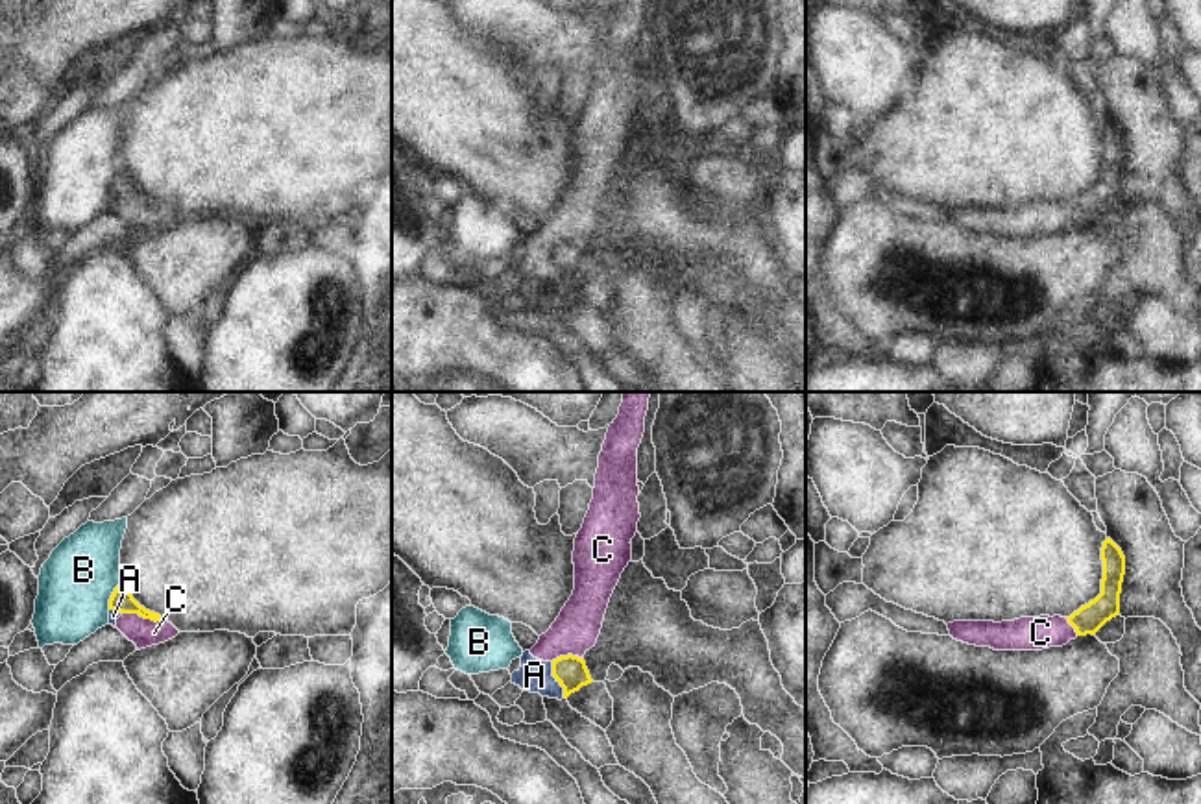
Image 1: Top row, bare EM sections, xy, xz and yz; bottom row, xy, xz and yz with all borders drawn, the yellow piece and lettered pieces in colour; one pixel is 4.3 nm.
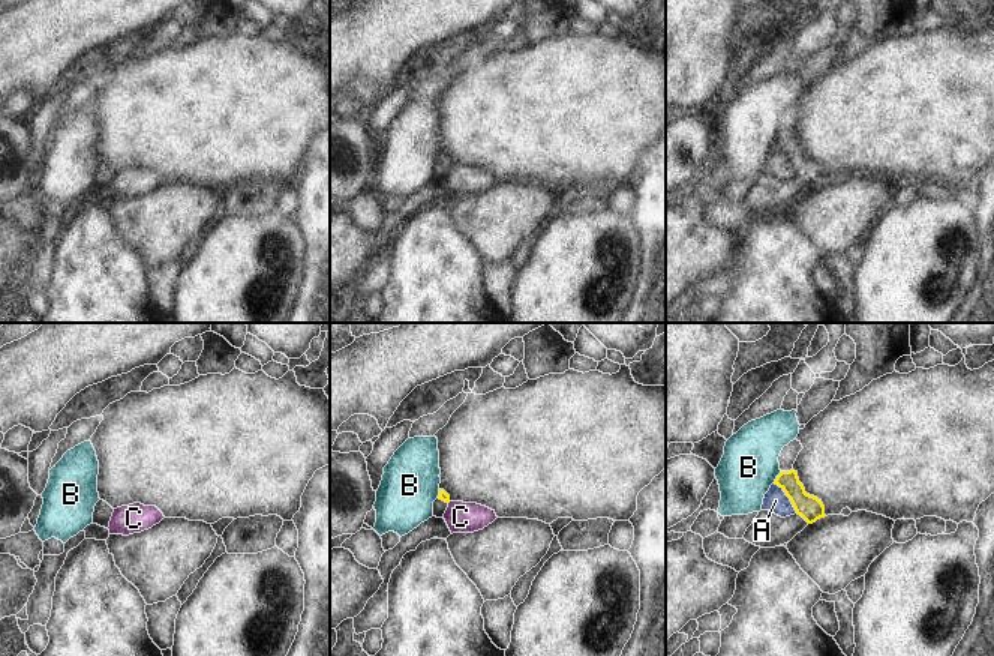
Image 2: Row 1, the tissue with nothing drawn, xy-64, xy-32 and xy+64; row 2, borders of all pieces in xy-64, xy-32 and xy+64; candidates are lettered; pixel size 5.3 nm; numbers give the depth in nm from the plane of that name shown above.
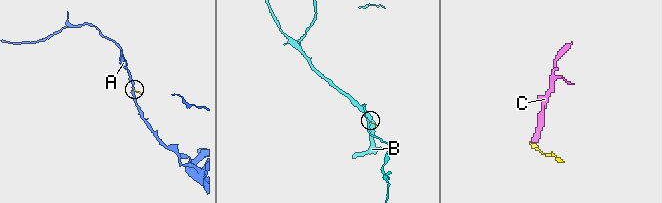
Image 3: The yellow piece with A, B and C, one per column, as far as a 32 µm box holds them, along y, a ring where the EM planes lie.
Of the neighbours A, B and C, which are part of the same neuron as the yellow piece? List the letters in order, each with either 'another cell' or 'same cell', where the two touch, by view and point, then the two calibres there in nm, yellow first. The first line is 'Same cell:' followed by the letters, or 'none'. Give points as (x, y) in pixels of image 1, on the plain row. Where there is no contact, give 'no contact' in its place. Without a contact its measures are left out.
Same cell: none
A: another cell; meets yellow in xz at (557, 267); 140 nm thick on the yellow side, 150 nm on the other
B: another cell; meets yellow in xy at (111, 182); 100 nm thick on the yellow side, 320 nm on the other
C: another cell; meets yellow in xy at (143, 202); 100 nm thick on the yellow side, 130 nm on the other

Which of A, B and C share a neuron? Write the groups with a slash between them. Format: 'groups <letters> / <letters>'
groups A C / B

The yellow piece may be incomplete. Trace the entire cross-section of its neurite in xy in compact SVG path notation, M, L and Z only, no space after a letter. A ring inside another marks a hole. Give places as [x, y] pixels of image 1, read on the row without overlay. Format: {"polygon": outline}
{"polygon": "M118 170L109 185L109 196L120 198L120 200L139 200L144 205L152 205L152 207L163 207L164 203L161 203L155 198L146 196L144 192L140 192L133 181L129 179L129 176L122 170Z"}

